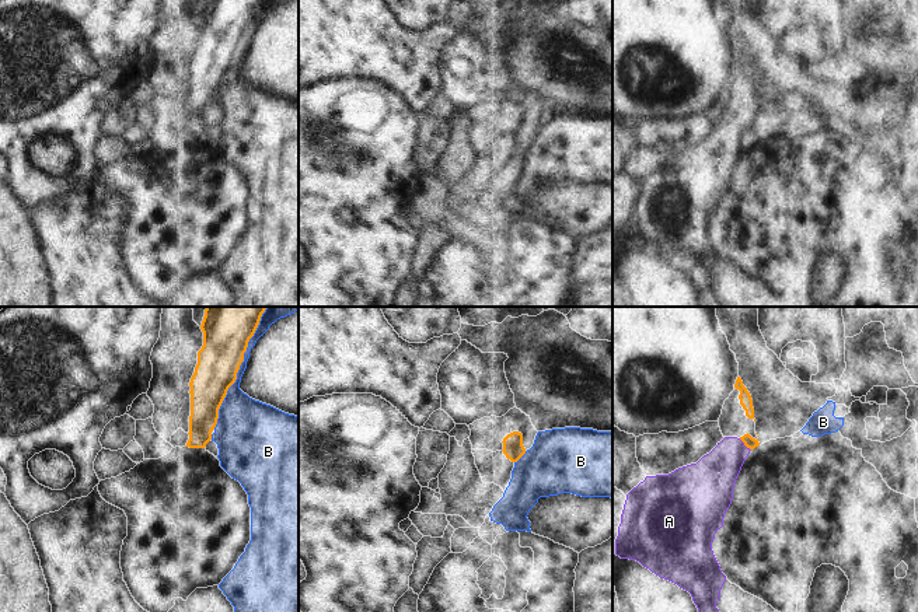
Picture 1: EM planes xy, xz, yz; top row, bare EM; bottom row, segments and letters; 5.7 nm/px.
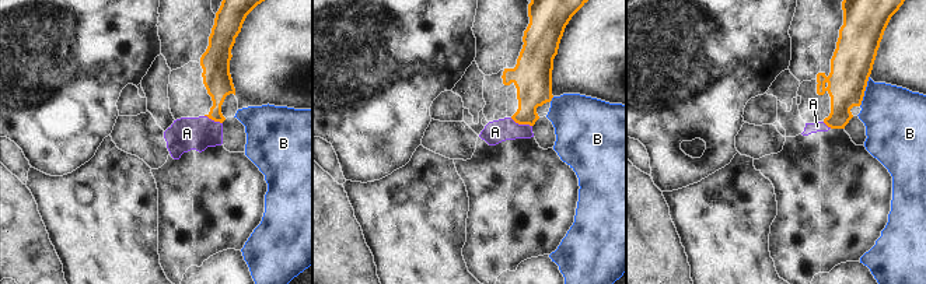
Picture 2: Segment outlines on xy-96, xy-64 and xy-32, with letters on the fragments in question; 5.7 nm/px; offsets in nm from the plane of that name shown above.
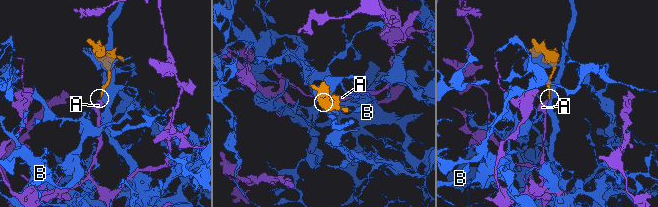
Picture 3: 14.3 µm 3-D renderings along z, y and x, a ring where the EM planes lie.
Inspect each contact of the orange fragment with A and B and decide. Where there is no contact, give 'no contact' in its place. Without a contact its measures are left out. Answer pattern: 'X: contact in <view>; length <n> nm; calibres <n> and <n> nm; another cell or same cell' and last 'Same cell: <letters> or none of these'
A: contact in yz; length 100 nm; calibres 70 and 240 nm; same cell
B: contact in xy; length 700 nm; calibres 260 and 240 nm; another cell
Same cell: A

